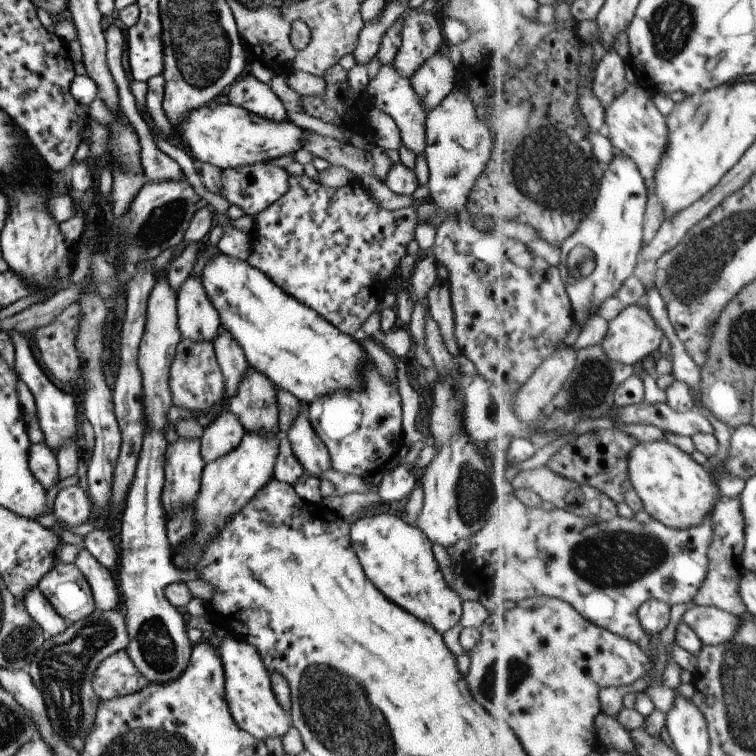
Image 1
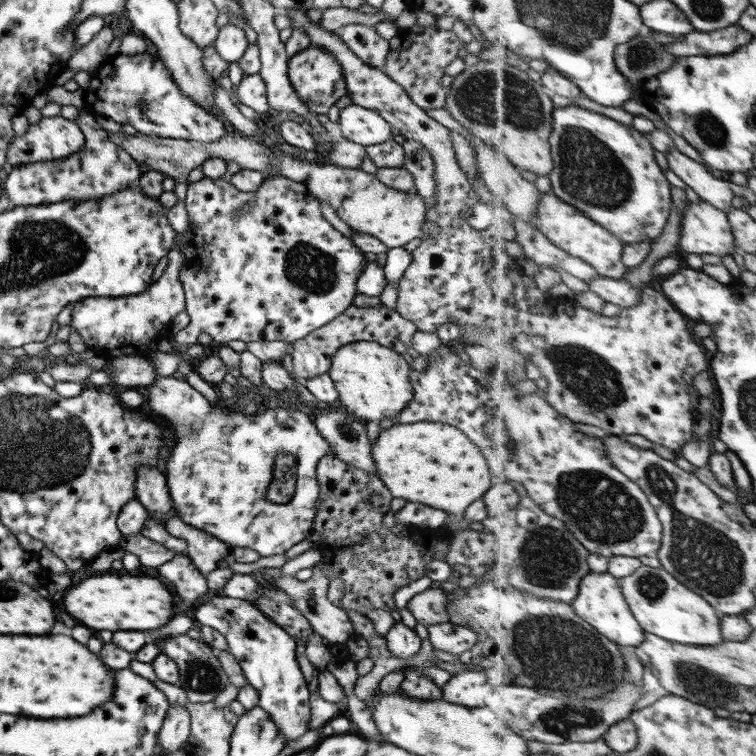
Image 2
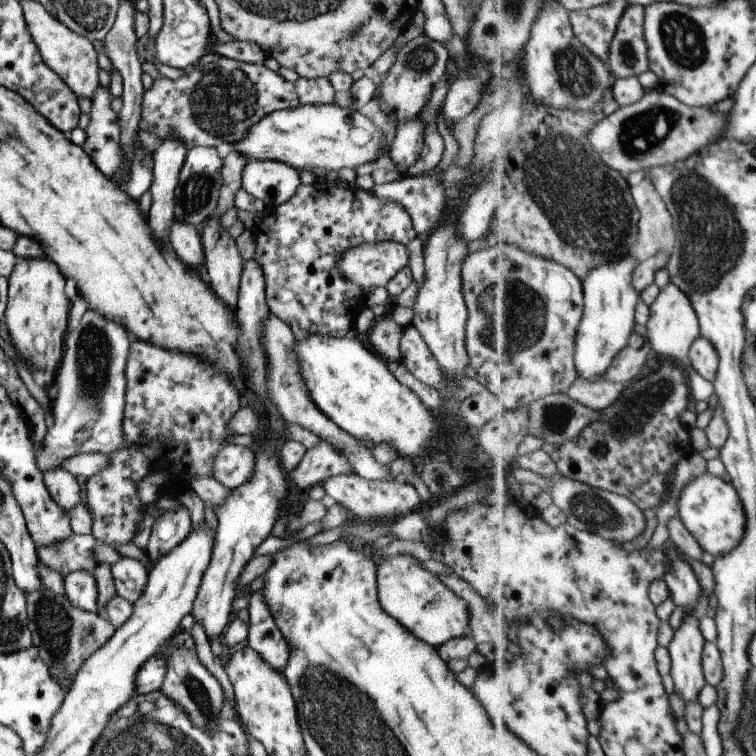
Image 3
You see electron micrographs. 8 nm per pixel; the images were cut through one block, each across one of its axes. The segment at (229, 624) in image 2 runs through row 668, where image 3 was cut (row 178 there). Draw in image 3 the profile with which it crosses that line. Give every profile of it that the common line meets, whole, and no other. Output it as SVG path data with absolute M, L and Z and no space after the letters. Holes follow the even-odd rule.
M248 161L241 174L242 189L260 199L266 209L277 207L300 188L300 170L282 161Z

